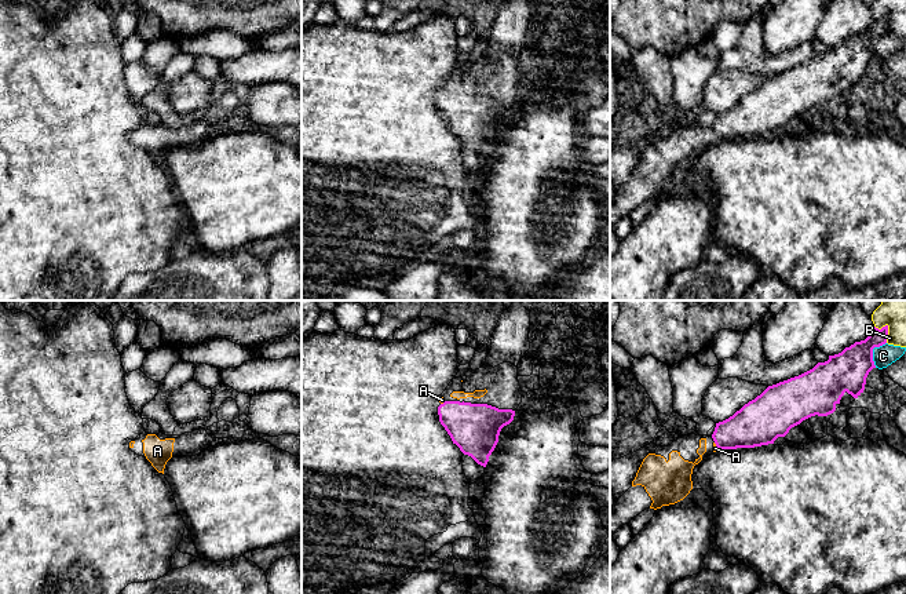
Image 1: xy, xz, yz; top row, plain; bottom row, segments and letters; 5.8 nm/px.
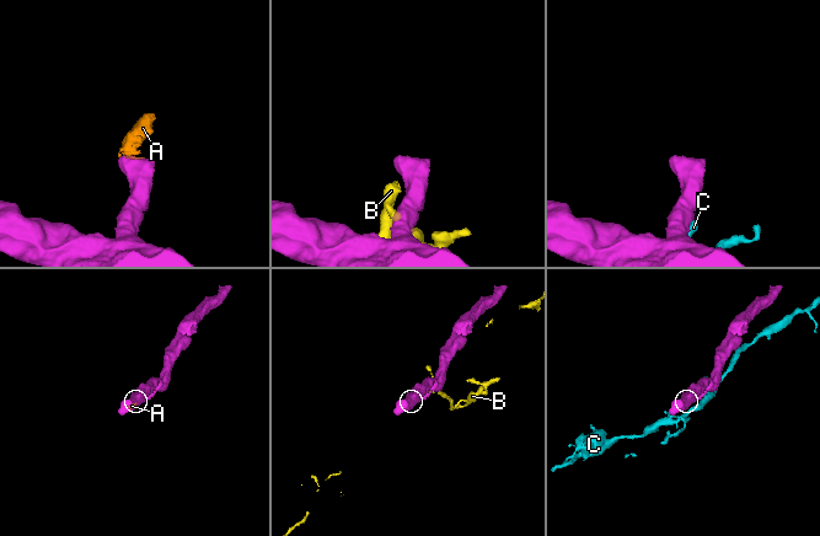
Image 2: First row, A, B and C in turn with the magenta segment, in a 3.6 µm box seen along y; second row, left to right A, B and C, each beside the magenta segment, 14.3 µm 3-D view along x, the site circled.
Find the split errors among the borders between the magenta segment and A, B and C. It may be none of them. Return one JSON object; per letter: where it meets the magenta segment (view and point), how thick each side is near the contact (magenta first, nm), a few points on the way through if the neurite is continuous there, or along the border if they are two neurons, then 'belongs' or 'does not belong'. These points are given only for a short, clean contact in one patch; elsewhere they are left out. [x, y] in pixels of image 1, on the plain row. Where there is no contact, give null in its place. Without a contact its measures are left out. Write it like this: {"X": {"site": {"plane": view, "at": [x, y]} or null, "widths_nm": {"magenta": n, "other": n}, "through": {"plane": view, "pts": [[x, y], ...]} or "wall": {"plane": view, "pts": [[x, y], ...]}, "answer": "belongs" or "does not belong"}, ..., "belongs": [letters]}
{"A": {"site": {"plane": "yz", "at": [716, 137]}, "widths_nm": {"magenta": 240, "other": 30}, "through": {"plane": "yz", "pts": [[753, 116], [729, 126], [716, 137], [715, 139]]}, "answer": "belongs"}, "B": {"site": {"plane": "yz", "at": [887, 19]}, "widths_nm": {"magenta": 180, "other": 120}, "answer": "does not belong"}, "C": {"site": {"plane": "yz", "at": [872, 43]}, "widths_nm": {"magenta": 240, "other": 120}, "answer": "does not belong"}, "belongs": ["A"]}

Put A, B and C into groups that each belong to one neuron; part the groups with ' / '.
A / B / C

